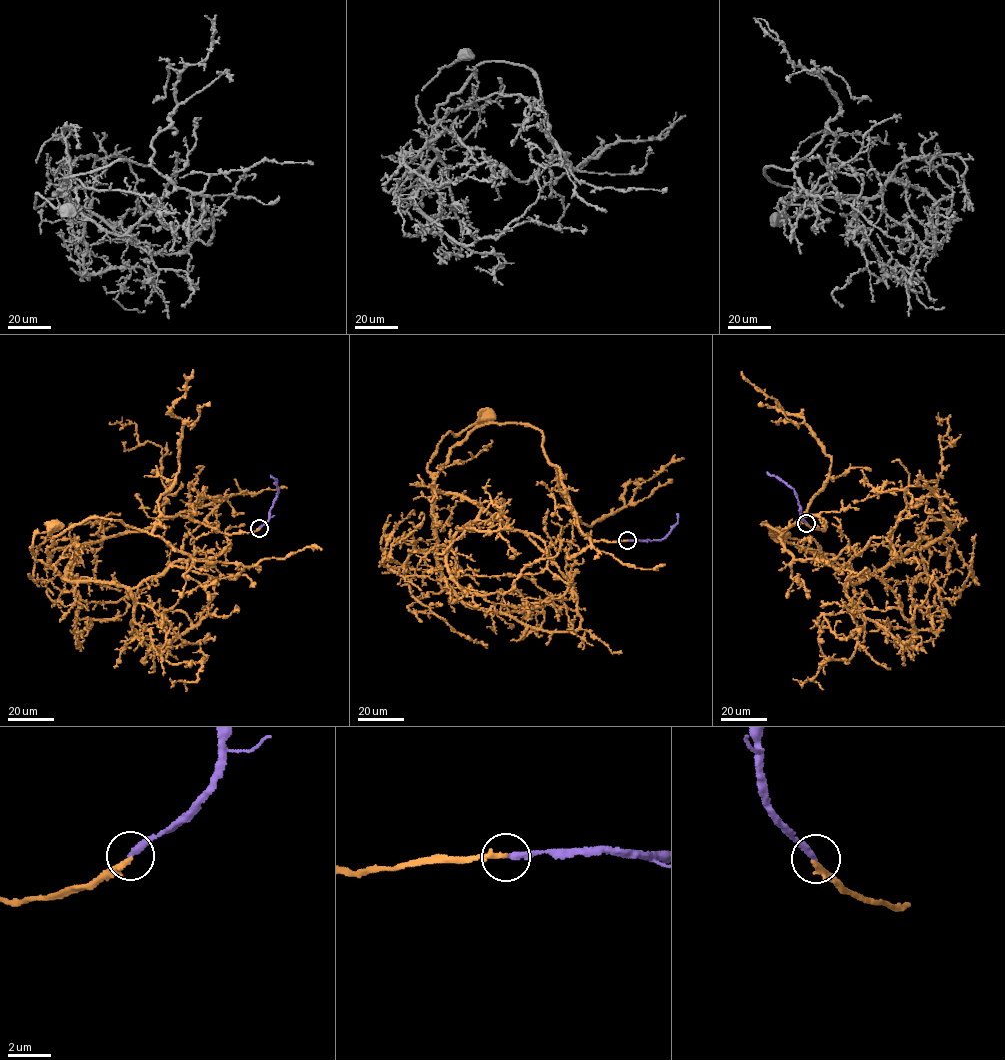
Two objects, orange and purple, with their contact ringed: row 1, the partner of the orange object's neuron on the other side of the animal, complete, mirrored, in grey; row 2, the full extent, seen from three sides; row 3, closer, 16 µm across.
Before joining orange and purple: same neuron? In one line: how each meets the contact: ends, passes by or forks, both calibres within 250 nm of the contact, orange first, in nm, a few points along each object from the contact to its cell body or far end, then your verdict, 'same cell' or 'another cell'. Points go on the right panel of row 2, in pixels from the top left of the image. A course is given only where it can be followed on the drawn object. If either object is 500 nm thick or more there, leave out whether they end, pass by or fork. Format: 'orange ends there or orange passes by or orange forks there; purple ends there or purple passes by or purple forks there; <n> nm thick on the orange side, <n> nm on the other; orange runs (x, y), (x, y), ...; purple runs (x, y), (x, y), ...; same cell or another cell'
orange ends there; purple ends there; 280 nm thick on the orange side, 280 nm on the other; orange runs (806, 523), (825, 530), (811, 514), (781, 535), (762, 525), (851, 567), (776, 531); purple runs (806, 523), (801, 516), (794, 490), (767, 472); another cell

